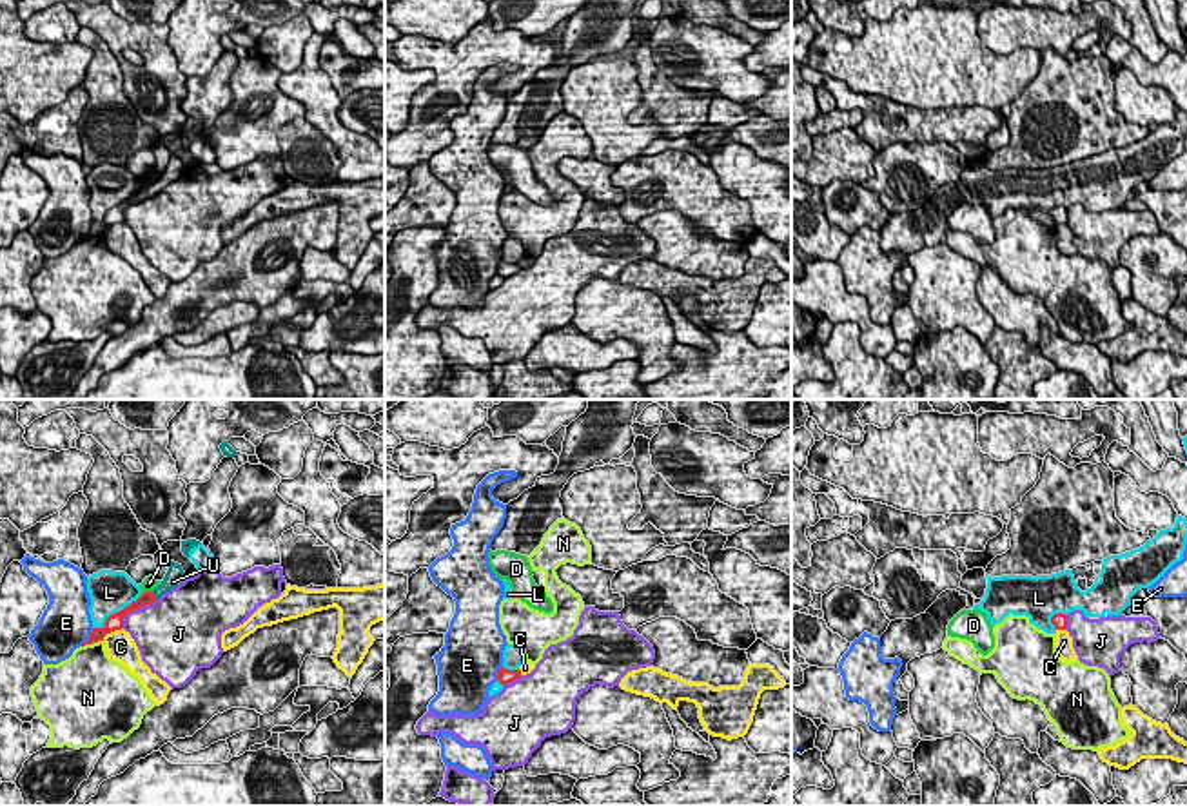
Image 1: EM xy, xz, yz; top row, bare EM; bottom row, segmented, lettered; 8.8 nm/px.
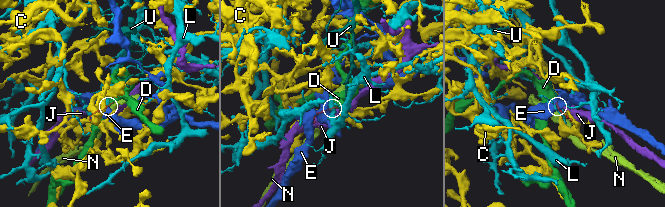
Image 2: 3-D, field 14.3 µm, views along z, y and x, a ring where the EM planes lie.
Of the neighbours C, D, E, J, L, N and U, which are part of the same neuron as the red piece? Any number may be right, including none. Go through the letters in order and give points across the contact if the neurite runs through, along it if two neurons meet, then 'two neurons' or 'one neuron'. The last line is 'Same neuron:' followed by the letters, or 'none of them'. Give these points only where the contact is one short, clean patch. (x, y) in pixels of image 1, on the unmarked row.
C: border xy (122, 220), (102, 233); two neurons
D: border xy (151, 184), (142, 187); two neurons
E: two neurons
J: two neurons
L: two neurons
N: two neurons
U: way xy (147, 191), (153, 189), (173, 171); one neuron
Same neuron: U

